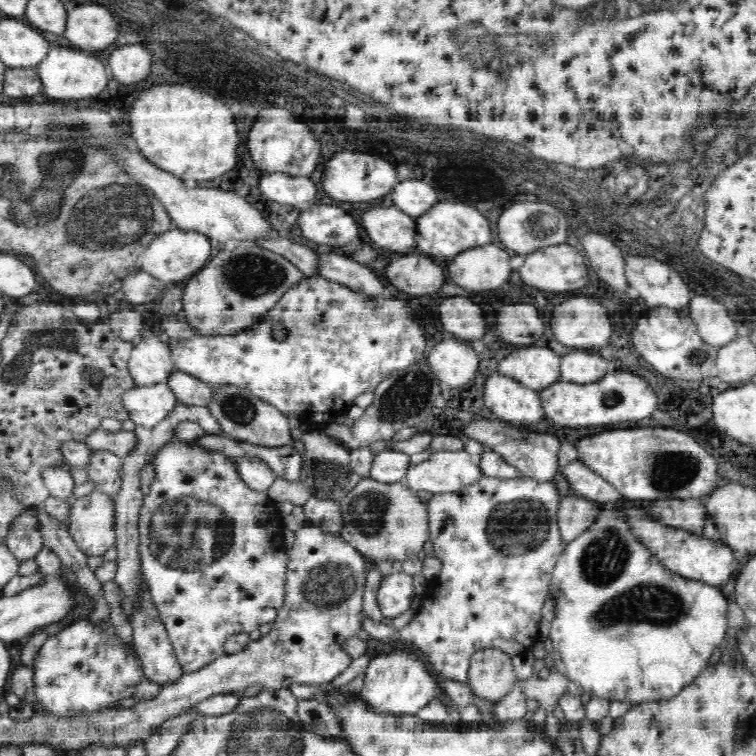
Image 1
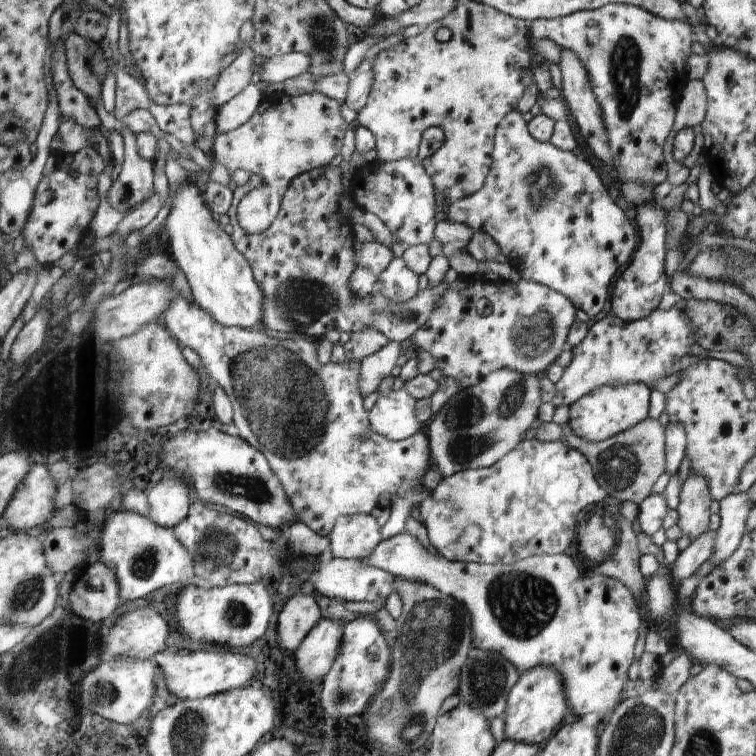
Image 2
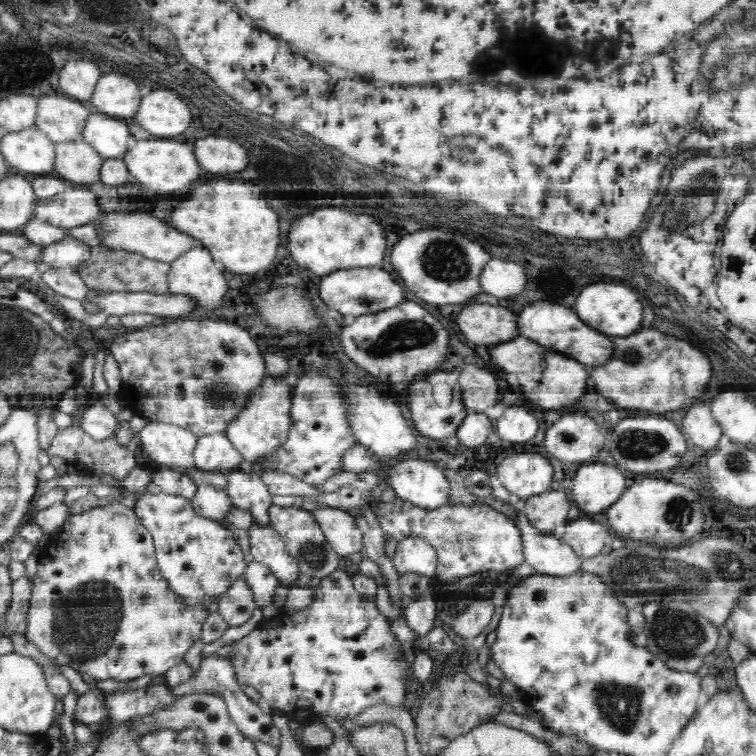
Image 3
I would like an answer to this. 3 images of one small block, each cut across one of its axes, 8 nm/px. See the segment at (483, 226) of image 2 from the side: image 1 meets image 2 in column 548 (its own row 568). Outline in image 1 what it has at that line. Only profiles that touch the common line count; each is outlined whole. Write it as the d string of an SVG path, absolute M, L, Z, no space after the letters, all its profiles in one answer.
M172 440L160 447L149 460L154 471L154 482L150 486L150 494L145 496L143 506L138 519L138 552L141 555L142 577L148 585L148 594L156 612L160 613L160 620L164 622L165 630L172 641L173 652L176 653L178 661L185 673L194 672L210 665L219 656L226 654L223 649L224 643L236 634L251 633L261 625L272 623L278 616L285 598L285 579L288 571L289 555L285 550L283 542L284 525L278 513L277 503L268 497L268 493L255 492L248 487L242 478L239 477L238 463L235 459L224 455L220 451L208 450L191 441Z

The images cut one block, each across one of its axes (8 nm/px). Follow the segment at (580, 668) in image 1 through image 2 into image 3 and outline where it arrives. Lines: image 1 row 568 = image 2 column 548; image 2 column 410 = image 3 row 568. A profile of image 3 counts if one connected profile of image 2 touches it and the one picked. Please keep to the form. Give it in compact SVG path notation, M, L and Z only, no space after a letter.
M516 510L518 520L515 526L520 530L520 535L523 540L523 550L526 562L536 569L538 574L546 574L547 576L571 576L576 572L581 571L582 558L574 552L564 540L555 538L554 535L540 534L529 525L528 518L525 517L524 511Z

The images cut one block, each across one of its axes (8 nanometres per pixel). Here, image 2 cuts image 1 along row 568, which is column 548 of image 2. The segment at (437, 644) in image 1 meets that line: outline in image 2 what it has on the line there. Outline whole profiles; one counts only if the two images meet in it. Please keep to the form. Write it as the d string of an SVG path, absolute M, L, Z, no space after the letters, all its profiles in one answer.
M533 436L527 440L522 440L522 443L518 445L512 452L509 452L504 459L498 460L493 467L478 468L478 469L465 469L459 471L457 474L443 479L436 489L432 491L430 497L431 503L434 505L428 518L422 522L428 531L430 537L430 543L435 547L438 553L441 553L447 560L457 561L466 564L470 563L485 563L485 564L514 564L518 561L525 560L532 556L540 556L541 554L562 554L565 553L568 557L573 559L574 565L578 568L582 576L595 576L595 571L598 572L598 568L594 566L594 561L588 560L588 557L584 556L582 552L578 550L581 534L583 533L583 526L588 517L594 512L597 507L603 507L607 511L621 513L626 520L636 520L638 516L639 506L634 502L619 503L620 508L615 511L614 505L610 503L610 494L600 487L600 484L596 482L596 476L592 472L592 468L586 459L586 456L578 450L571 448L563 442L542 442L537 440Z

